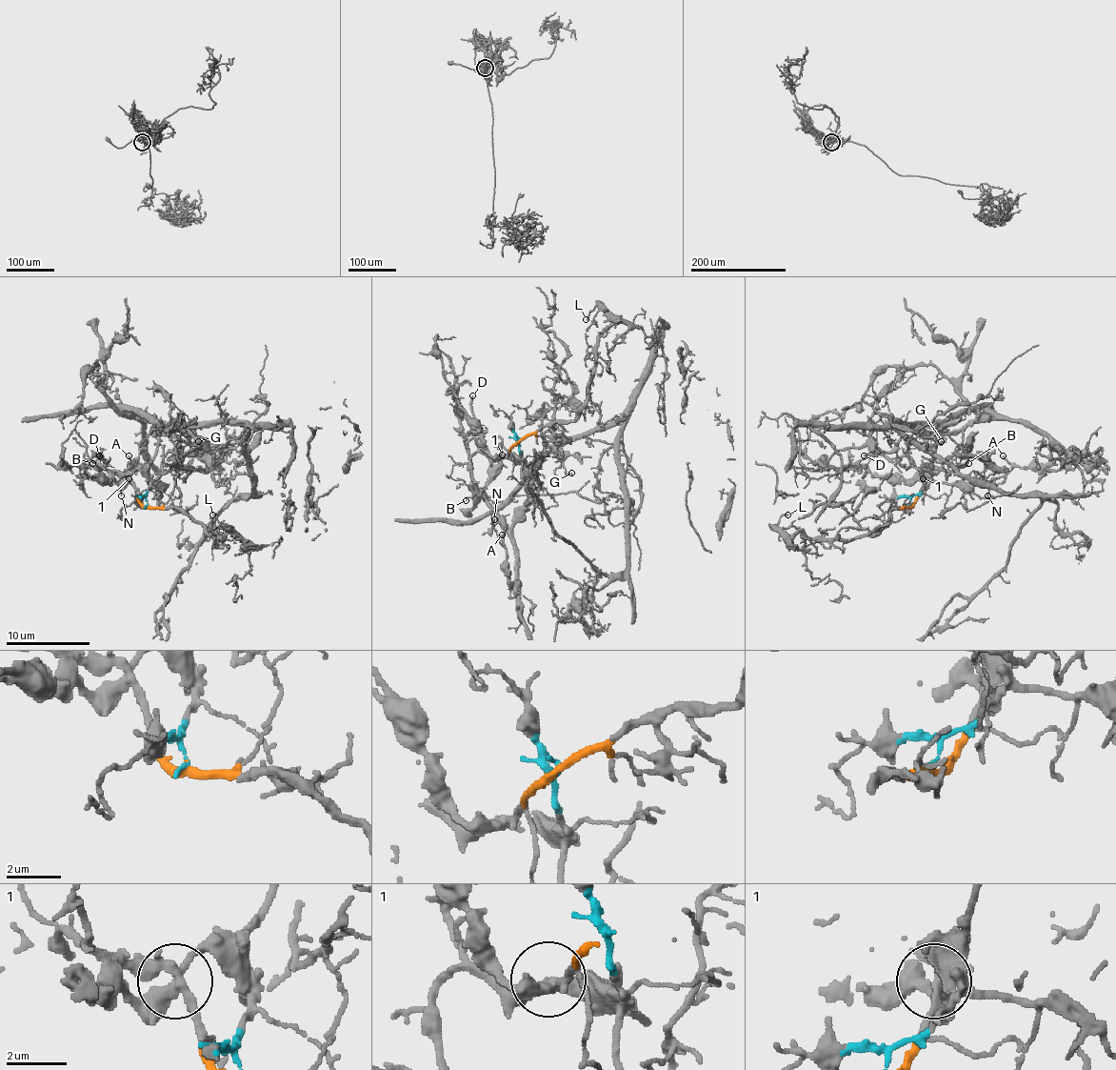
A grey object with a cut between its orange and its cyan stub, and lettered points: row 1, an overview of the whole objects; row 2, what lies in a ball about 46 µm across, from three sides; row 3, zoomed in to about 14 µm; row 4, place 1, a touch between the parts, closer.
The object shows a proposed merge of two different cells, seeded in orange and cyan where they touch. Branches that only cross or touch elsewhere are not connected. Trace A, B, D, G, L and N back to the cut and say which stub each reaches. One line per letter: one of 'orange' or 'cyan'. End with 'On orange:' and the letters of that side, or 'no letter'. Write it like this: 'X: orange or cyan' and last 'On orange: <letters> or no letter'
A: cyan
B: orange
D: orange
G: cyan
L: orange
N: cyan
On orange: B, D, L

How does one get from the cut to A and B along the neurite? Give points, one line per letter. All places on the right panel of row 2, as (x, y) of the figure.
A: (908, 504), (927, 483), (944, 435), (994, 418), (1026, 420), (1048, 439), (1044, 464), (1012, 466), (1002, 456)
B: (908, 506), (919, 495), (925, 474), (921, 471), (925, 464), (954, 471), (968, 462)

